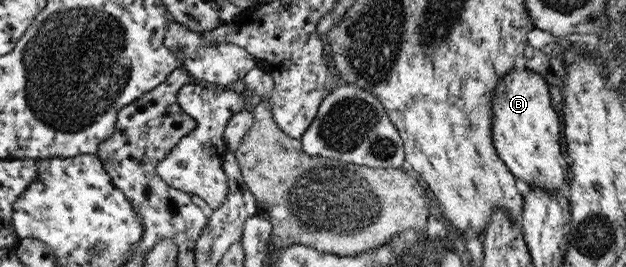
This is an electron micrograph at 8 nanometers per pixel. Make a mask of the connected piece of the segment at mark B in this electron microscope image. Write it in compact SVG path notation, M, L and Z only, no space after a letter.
M514 67L495 87L491 102L493 145L514 177L534 189L566 194L570 166L562 158L560 118L550 100L548 86L538 73Z

